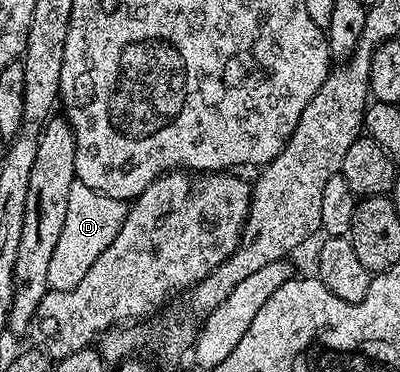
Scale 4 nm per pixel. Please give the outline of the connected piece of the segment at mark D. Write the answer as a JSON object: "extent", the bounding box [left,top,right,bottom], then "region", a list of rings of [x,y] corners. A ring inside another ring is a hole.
{"extent":[48,182,128,291],"region":[[[76,182],[69,189],[69,209],[65,212],[65,229],[61,229],[61,238],[57,240],[57,249],[53,249],[53,261],[49,261],[48,288],[52,291],[72,291],[89,273],[89,265],[109,249],[113,237],[121,229],[127,216],[128,204],[122,199],[110,199],[85,184]]]}

